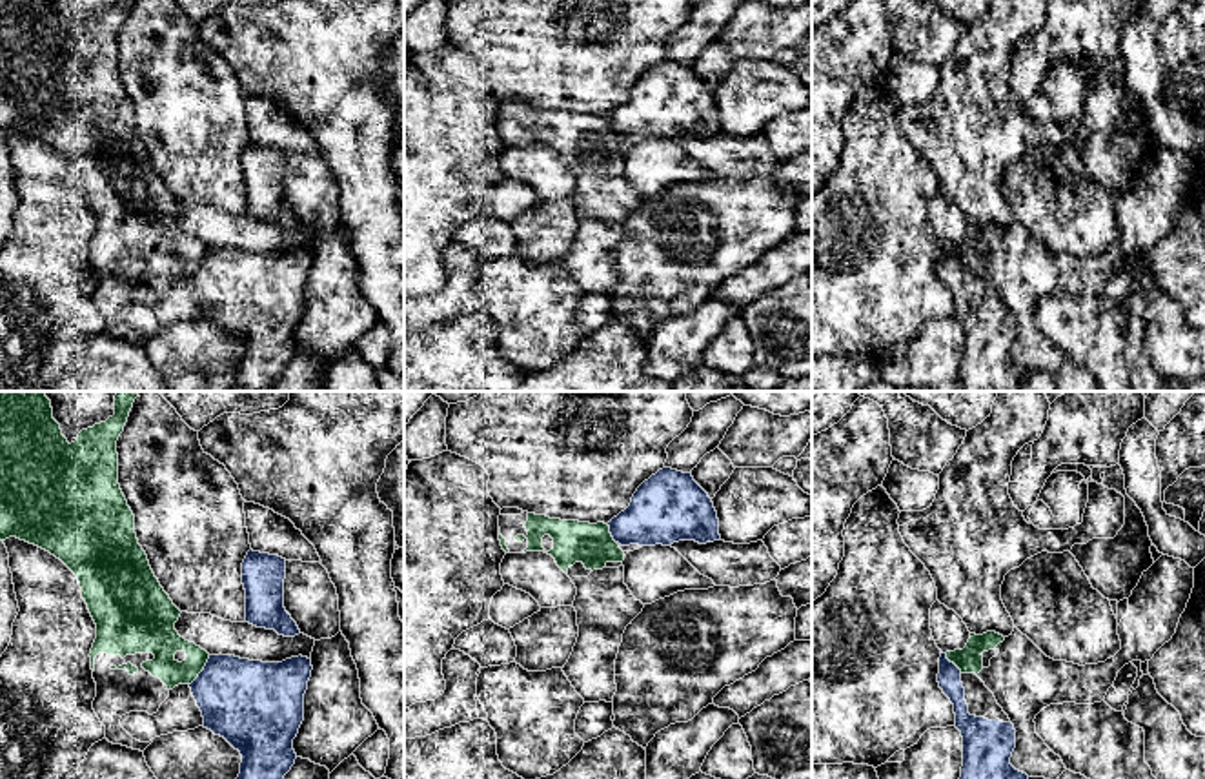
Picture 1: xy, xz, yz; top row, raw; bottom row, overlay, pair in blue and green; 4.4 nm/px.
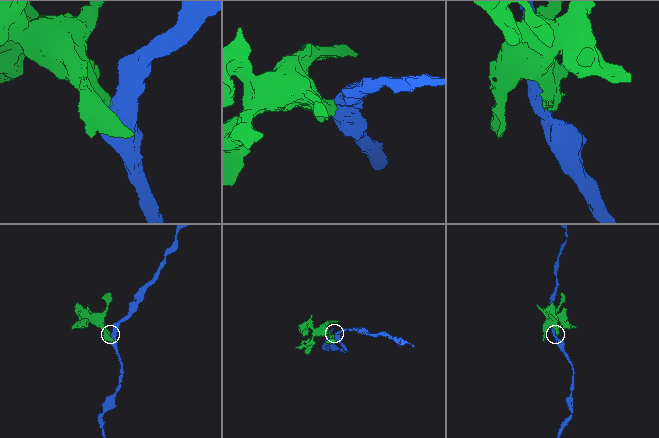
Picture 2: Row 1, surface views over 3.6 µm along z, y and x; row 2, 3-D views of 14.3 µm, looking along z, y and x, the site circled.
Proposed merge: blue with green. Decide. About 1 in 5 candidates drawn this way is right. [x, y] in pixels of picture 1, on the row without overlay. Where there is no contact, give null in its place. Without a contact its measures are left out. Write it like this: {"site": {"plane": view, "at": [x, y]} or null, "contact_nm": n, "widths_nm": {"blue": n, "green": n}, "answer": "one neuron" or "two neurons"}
{"site": {"plane": "xy", "at": [202, 263]}, "contact_nm": 160, "widths_nm": {"blue": 380, "green": 160}, "answer": "two neurons"}

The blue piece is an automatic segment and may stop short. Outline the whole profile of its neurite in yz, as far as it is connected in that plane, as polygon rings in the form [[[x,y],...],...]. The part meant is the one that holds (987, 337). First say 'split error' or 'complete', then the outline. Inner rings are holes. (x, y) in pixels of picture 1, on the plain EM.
split error | [[[943,244],[937,275],[954,297],[954,319],[963,329],[965,391],[1012,391],[1028,368],[1010,357],[1016,322],[1008,308],[976,266],[963,266]]]

